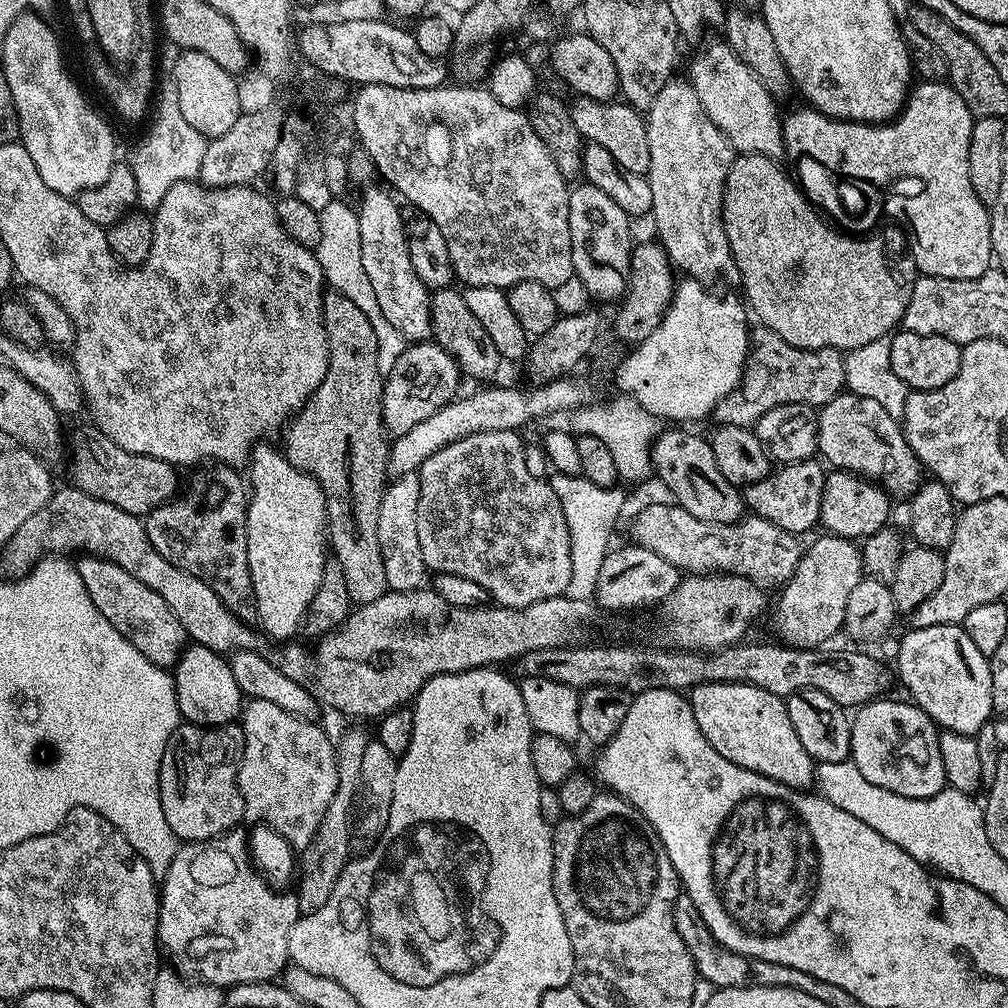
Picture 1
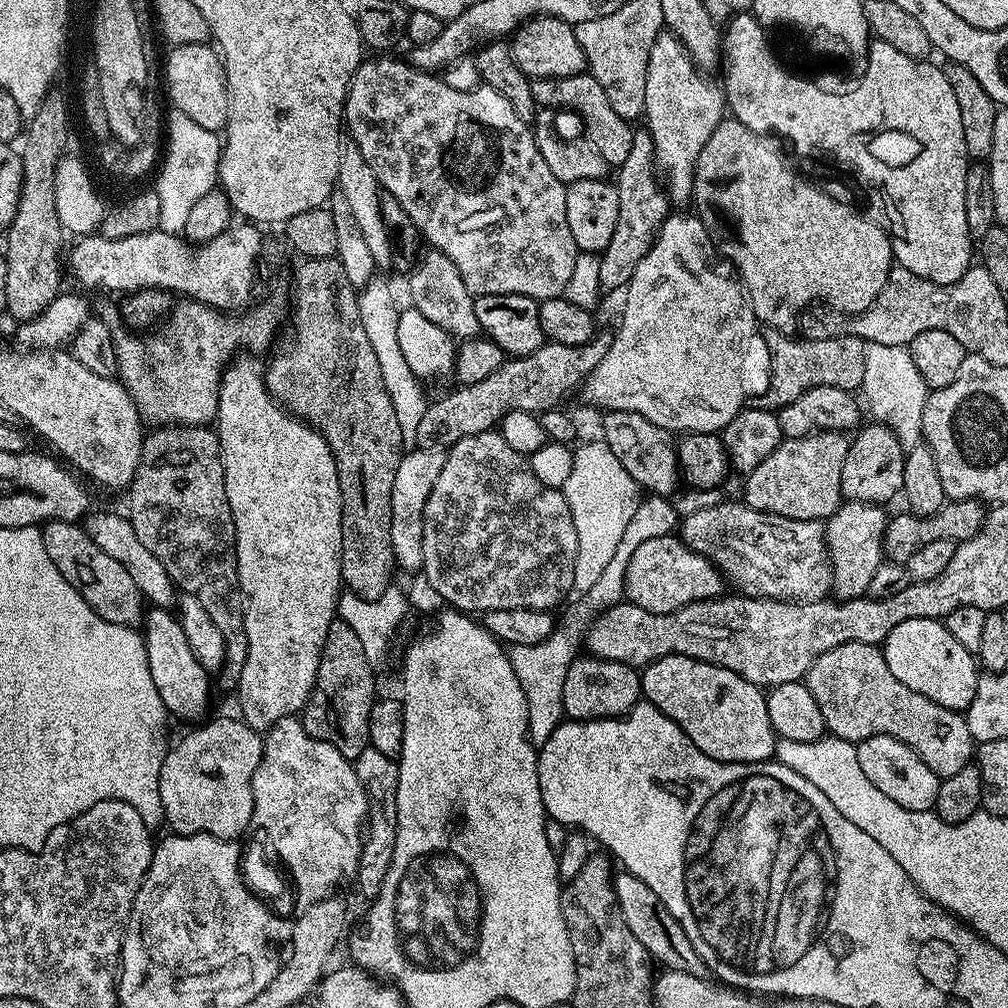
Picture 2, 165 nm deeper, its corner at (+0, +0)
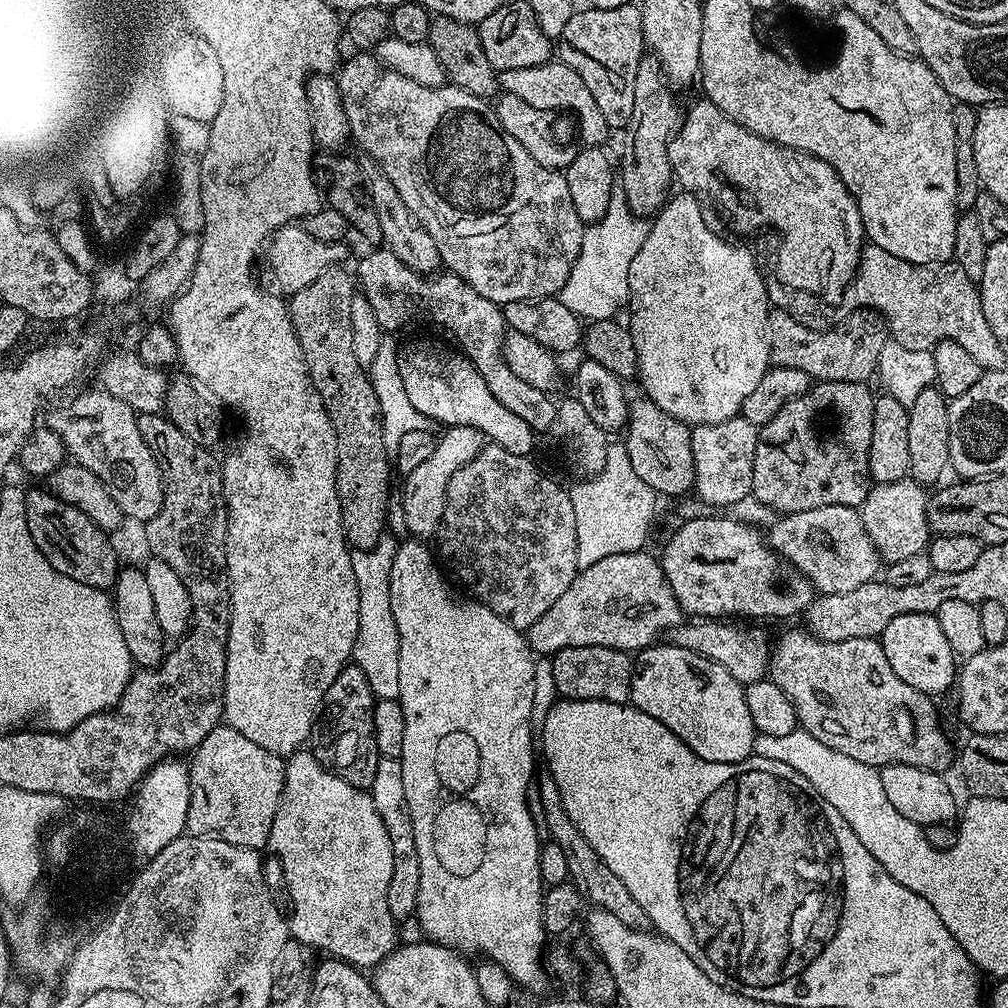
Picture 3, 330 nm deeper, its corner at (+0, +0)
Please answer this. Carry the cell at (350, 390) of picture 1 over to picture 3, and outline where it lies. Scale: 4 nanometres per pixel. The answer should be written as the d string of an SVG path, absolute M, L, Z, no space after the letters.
M337 266L326 270L326 274L322 274L318 278L314 278L314 282L310 282L310 286L306 286L306 290L298 290L290 297L288 304L288 312L292 316L292 321L296 327L296 336L300 339L302 346L302 354L304 360L308 364L308 374L310 383L318 390L318 394L322 398L322 402L326 406L326 410L330 414L330 422L336 431L336 441L338 442L338 466L336 467L336 485L338 486L338 498L340 499L340 509L342 510L342 526L344 534L348 538L348 543L353 549L372 548L379 540L381 533L385 531L384 519L388 516L388 483L394 477L394 468L390 463L390 453L384 445L384 431L382 430L382 422L380 421L380 407L378 406L378 394L374 394L374 386L368 381L366 368L359 364L354 356L353 335L351 333L350 324L350 302L354 295L354 280L344 266Z

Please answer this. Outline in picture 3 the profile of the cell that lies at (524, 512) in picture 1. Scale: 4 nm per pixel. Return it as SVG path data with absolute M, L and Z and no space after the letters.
M485 443L484 449L473 460L466 462L466 466L462 466L462 470L458 470L454 474L454 478L450 478L450 482L446 486L444 513L440 519L440 531L438 533L438 541L440 540L438 556L439 559L440 556L444 559L445 565L443 564L443 567L449 573L452 571L465 584L463 587L467 589L473 600L486 605L490 610L494 610L494 614L498 614L506 622L510 622L514 627L521 630L526 630L534 622L538 622L538 618L542 618L542 614L546 614L546 610L550 610L550 606L554 606L554 602L558 602L558 597L566 591L570 582L574 582L578 571L578 533L575 526L571 494L567 487L564 486L563 488L558 481L551 480L544 472L539 472L534 461L535 459L527 456L510 454L510 450L502 450L502 446L497 444Z

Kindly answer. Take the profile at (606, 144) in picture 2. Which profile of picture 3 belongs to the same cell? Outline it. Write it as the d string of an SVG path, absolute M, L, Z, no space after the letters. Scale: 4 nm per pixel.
M553 58L547 64L538 66L522 66L518 70L502 70L498 73L498 88L503 94L514 94L517 98L522 98L526 106L534 106L549 114L555 113L555 108L560 112L572 112L585 145L603 145L603 140L610 135L606 118L602 115L602 110L598 110L586 82L582 82L582 78L578 78L578 74L574 74L574 70L570 70L570 66L559 59Z

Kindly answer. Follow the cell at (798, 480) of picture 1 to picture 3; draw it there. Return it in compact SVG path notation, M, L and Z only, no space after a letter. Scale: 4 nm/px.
M822 380L813 383L807 392L801 396L796 396L770 422L766 422L759 429L760 437L758 446L754 454L754 482L752 483L752 495L758 498L758 502L766 502L777 514L787 514L790 512L801 512L802 510L818 510L818 506L850 506L859 509L864 503L866 494L870 487L870 477L866 471L866 461L868 451L870 450L870 434L872 433L872 419L874 418L874 406L876 405L876 396L874 392L868 389L867 383L859 384L858 382L830 382Z

